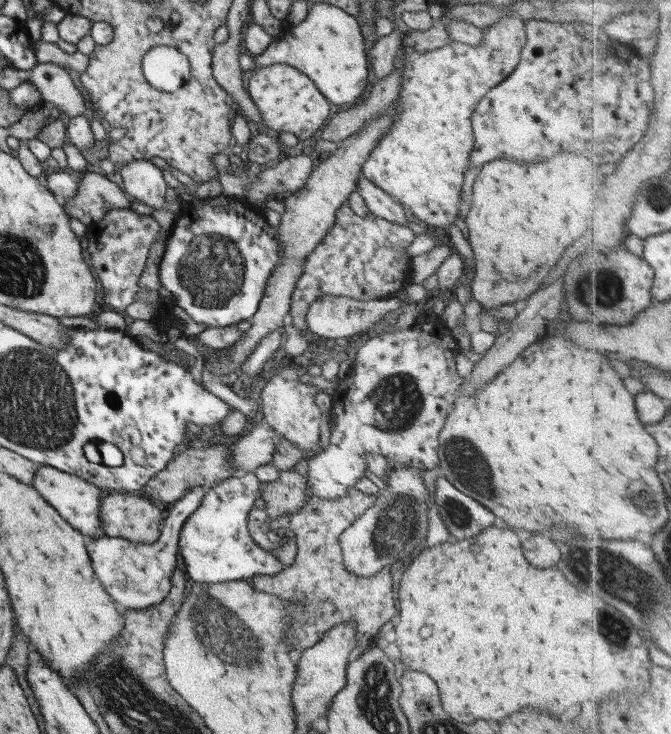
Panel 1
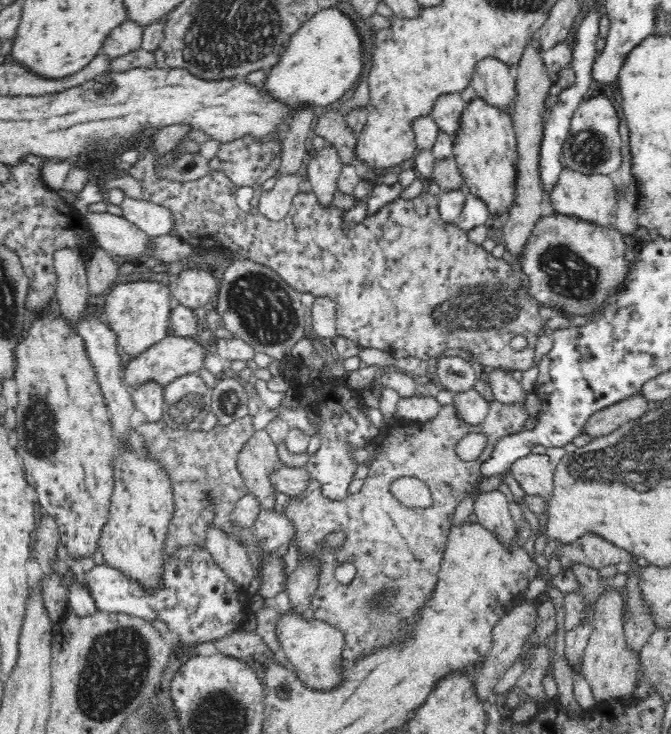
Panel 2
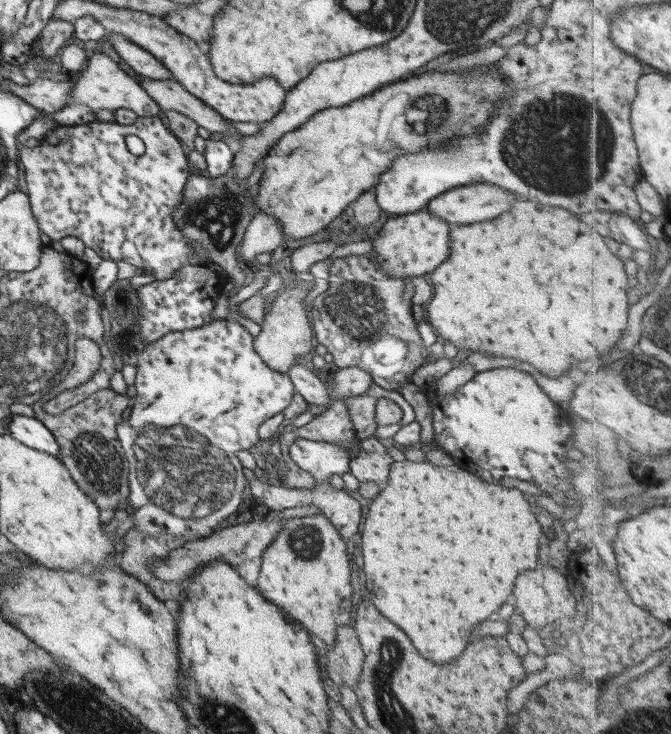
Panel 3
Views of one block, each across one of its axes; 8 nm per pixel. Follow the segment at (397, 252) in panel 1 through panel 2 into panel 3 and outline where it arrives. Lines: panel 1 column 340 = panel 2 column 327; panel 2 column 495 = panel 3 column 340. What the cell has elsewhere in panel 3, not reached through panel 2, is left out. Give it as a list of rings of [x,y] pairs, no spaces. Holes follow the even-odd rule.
[[[350,255],[336,258],[330,264],[328,289],[318,295],[310,304],[312,326],[318,344],[326,346],[333,355],[332,369],[358,367],[372,376],[376,385],[386,390],[395,390],[415,412],[415,420],[421,424],[420,446],[424,449],[440,449],[434,442],[433,416],[427,395],[423,388],[416,386],[411,377],[429,359],[430,349],[424,346],[417,323],[412,317],[412,296],[414,283],[409,277],[396,278],[384,273],[380,263],[369,255]]]

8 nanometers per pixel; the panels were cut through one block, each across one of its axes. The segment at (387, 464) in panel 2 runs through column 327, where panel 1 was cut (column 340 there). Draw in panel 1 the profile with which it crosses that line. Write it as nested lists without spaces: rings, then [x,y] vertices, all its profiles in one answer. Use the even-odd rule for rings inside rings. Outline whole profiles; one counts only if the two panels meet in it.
[[[355,486],[348,488],[348,494],[334,500],[322,500],[320,497],[306,498],[306,504],[293,514],[274,518],[274,524],[286,526],[296,541],[297,554],[294,563],[284,566],[278,574],[256,574],[248,578],[256,590],[270,593],[288,601],[288,615],[292,617],[292,626],[286,632],[284,643],[300,650],[314,646],[326,631],[344,623],[356,623],[356,654],[362,654],[365,648],[378,635],[378,630],[396,614],[393,592],[396,586],[392,582],[391,566],[382,568],[370,578],[354,576],[344,564],[340,546],[340,534],[374,504],[377,495],[364,494]]]

